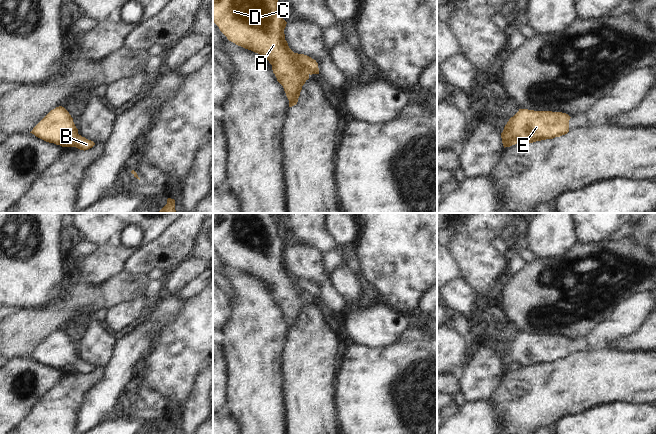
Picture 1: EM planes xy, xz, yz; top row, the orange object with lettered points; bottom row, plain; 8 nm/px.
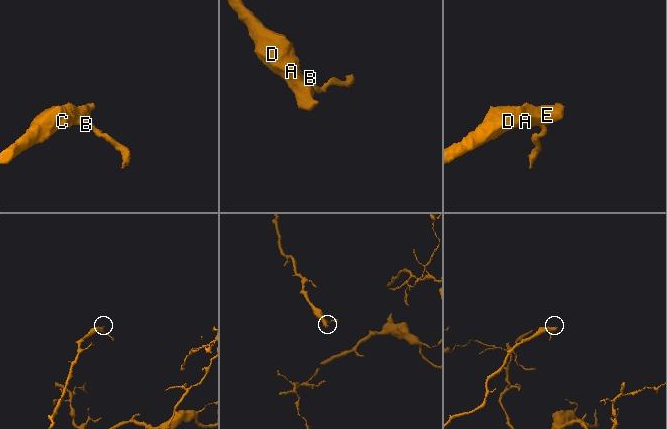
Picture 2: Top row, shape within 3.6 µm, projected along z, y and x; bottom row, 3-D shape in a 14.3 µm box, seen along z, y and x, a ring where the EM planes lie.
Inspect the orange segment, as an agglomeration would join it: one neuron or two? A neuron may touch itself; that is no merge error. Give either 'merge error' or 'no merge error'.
no merge error

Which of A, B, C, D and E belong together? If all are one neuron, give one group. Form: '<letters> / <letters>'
A B C D E

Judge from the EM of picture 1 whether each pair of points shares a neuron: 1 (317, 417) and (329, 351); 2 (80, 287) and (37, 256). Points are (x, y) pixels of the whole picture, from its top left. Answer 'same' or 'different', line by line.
1: same
2: different

